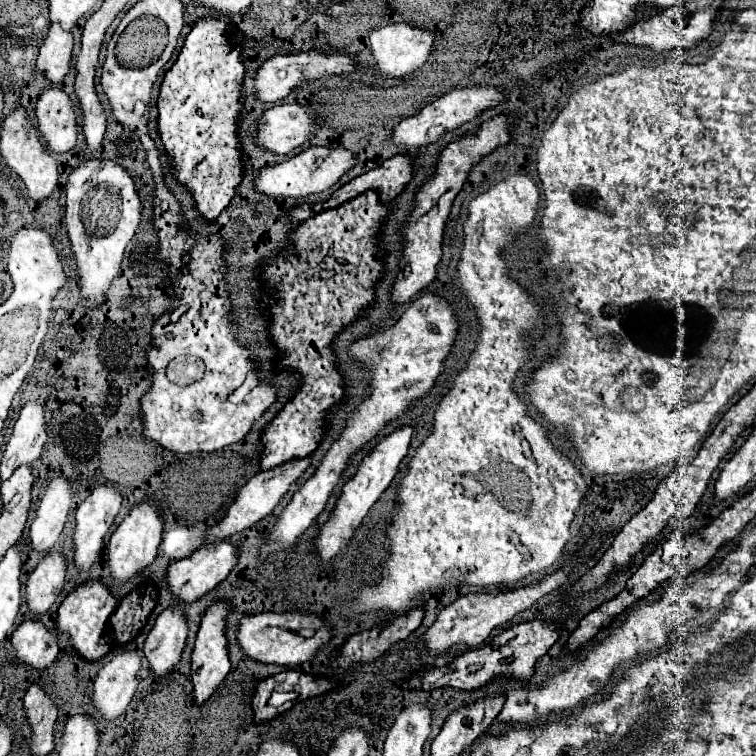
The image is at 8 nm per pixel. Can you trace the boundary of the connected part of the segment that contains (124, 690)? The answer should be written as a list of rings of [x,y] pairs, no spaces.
[[[130,645],[104,663],[94,681],[94,705],[98,717],[114,721],[126,711],[136,693],[140,667],[142,655],[138,655]]]

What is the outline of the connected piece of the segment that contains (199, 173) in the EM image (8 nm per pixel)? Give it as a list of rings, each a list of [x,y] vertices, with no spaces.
[[[200,19],[188,33],[176,63],[166,71],[158,99],[158,129],[174,175],[184,183],[200,215],[214,221],[232,201],[244,175],[244,155],[238,139],[242,111],[242,35],[228,19]]]

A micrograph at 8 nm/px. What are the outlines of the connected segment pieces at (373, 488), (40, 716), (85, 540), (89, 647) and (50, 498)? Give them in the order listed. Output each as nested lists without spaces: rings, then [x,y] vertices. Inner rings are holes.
[[[402,427],[398,431],[394,431],[392,435],[388,435],[386,439],[382,439],[376,449],[362,461],[362,465],[358,467],[356,475],[344,485],[344,491],[336,503],[336,509],[332,511],[330,521],[322,527],[320,535],[314,541],[316,553],[320,555],[320,561],[330,561],[352,537],[356,525],[362,521],[362,517],[366,517],[366,513],[370,511],[370,507],[376,503],[376,499],[380,497],[380,493],[392,483],[400,461],[406,457],[408,447],[410,447],[410,439],[412,439],[412,427]]]
[[[32,683],[24,697],[24,709],[32,723],[32,753],[48,755],[54,749],[54,729],[58,721],[58,705],[44,693],[38,683]]]
[[[98,485],[90,491],[84,503],[76,511],[74,527],[74,549],[76,567],[88,571],[102,549],[102,539],[112,527],[118,511],[122,507],[122,495],[116,487]]]
[[[90,579],[84,581],[80,587],[76,587],[60,605],[58,609],[58,619],[56,619],[56,629],[64,635],[70,637],[74,649],[88,661],[98,661],[102,659],[112,647],[112,643],[100,643],[100,637],[106,635],[106,627],[110,621],[110,615],[116,611],[118,601],[112,595],[112,591],[100,581],[100,579]]]
[[[62,473],[54,475],[48,483],[44,497],[40,499],[36,517],[30,525],[30,547],[34,551],[50,551],[56,545],[68,521],[70,505],[72,505],[70,479],[64,477]]]

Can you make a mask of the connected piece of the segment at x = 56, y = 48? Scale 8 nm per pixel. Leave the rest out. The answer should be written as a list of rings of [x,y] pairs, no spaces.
[[[52,23],[50,33],[40,47],[38,55],[38,69],[50,79],[52,83],[60,83],[72,67],[72,49],[74,49],[74,37],[70,31],[64,31],[58,23]]]

